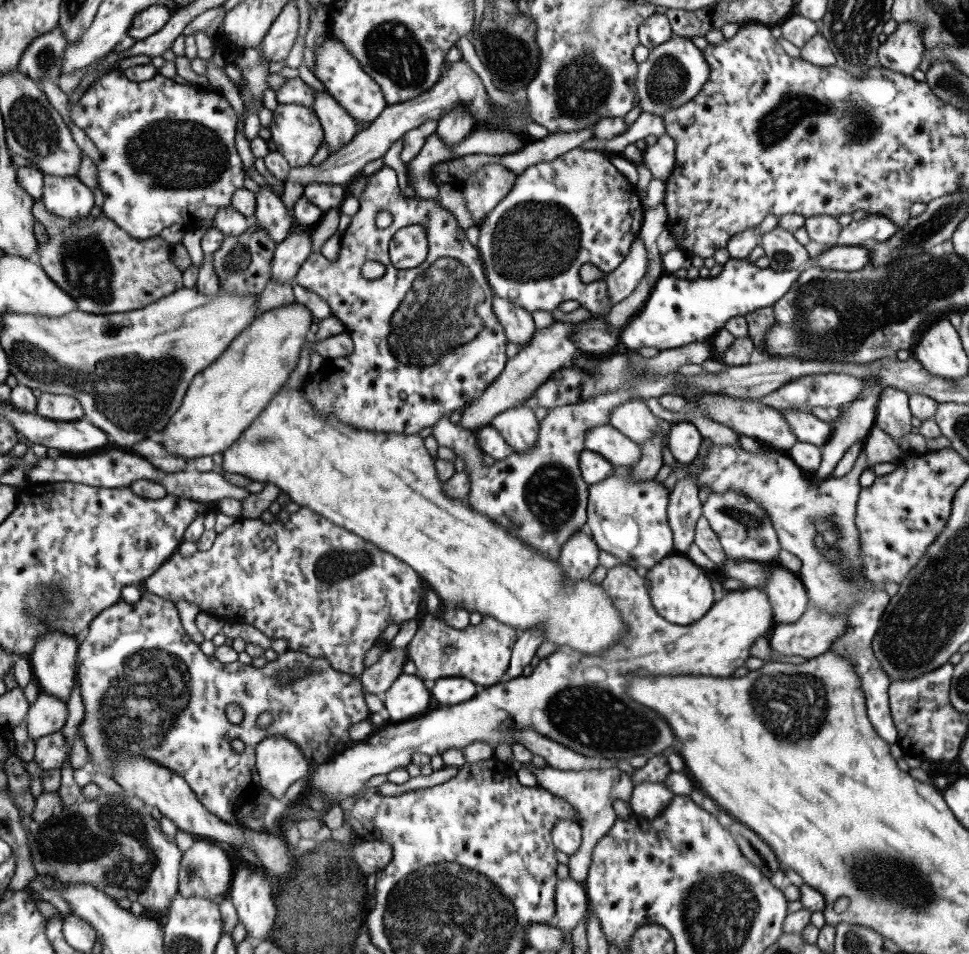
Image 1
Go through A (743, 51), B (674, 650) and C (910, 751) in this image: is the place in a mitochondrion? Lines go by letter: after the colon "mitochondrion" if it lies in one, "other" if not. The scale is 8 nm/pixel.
A: other
B: other
C: other

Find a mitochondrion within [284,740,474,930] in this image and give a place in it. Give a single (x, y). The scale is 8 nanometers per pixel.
(347, 878)

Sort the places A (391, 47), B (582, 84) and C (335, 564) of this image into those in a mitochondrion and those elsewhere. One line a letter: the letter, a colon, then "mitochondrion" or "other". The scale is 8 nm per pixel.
A: mitochondrion
B: mitochondrion
C: mitochondrion

